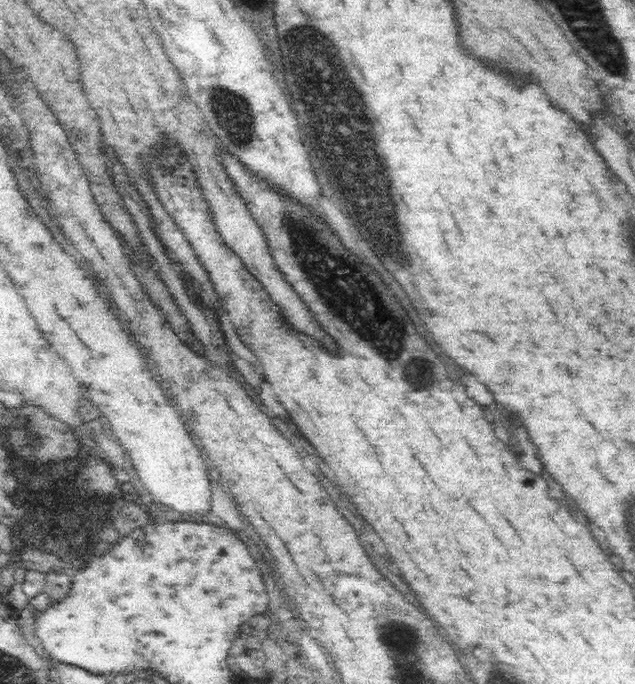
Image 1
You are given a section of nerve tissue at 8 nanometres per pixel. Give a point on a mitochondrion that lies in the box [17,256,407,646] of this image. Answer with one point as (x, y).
(80, 477)

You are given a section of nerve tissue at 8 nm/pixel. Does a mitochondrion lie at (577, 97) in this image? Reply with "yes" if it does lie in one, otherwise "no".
no

